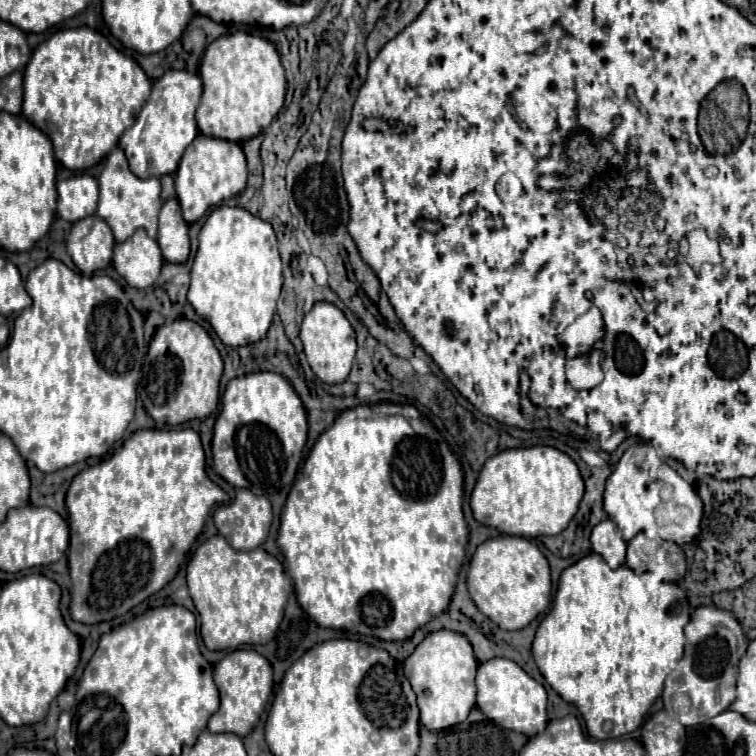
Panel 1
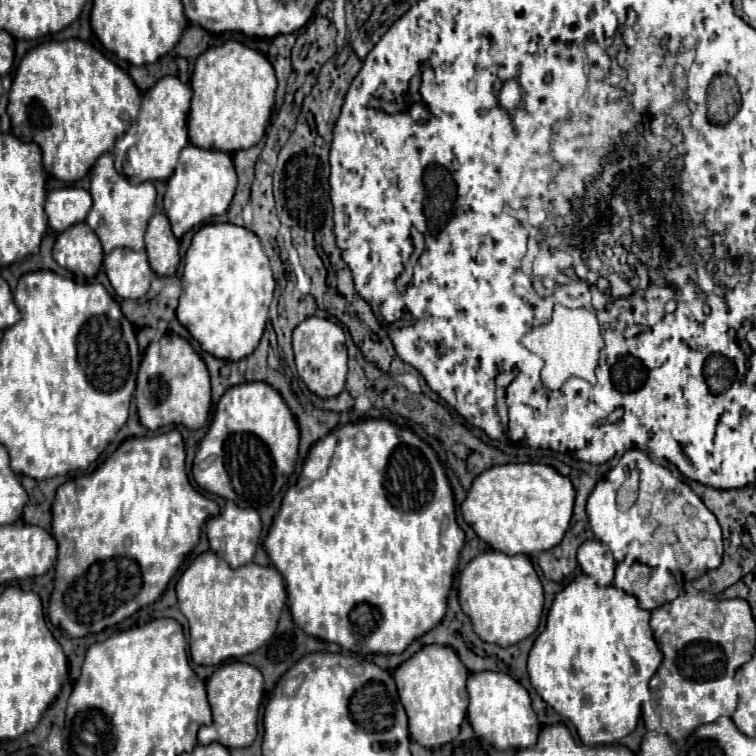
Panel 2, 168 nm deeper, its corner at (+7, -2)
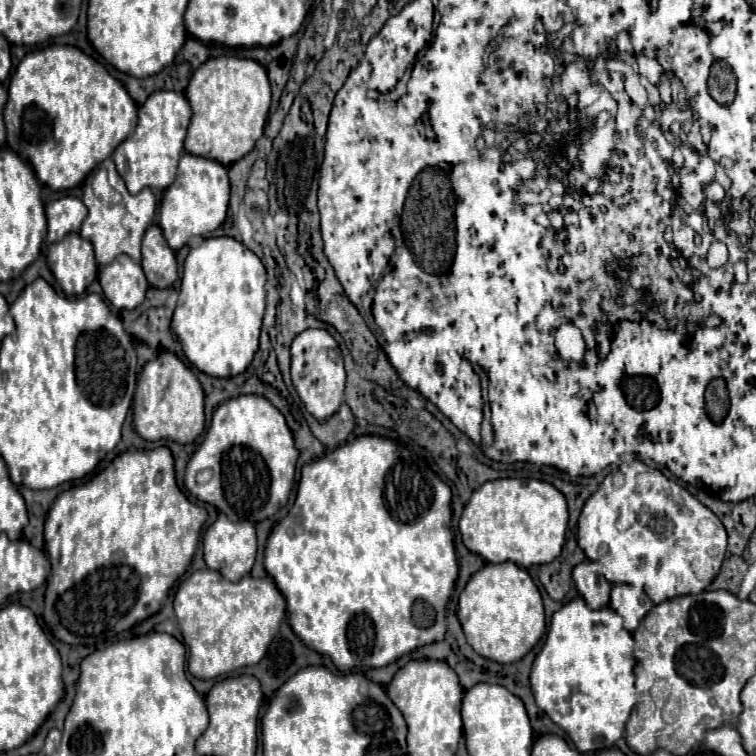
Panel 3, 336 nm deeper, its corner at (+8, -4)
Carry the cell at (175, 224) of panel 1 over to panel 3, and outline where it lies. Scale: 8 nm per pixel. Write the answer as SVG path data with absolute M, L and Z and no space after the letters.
M151 226L143 236L141 266L153 288L169 288L177 280L175 252L167 246L159 226Z

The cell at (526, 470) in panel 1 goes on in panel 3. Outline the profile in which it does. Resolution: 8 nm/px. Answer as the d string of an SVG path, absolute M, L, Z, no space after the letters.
M493 480L479 486L467 502L459 520L463 544L489 564L513 562L531 568L553 562L563 548L567 530L565 496L547 482L539 480Z

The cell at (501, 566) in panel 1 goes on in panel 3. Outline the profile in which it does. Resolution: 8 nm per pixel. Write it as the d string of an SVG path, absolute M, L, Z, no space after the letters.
M487 564L471 576L459 596L457 618L469 646L483 658L513 664L519 662L545 632L545 612L537 586L527 570L515 564Z

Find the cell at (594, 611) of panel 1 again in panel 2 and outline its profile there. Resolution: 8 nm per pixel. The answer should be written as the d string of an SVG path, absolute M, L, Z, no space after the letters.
M578 574L554 596L546 628L536 638L528 656L528 674L534 690L558 714L570 718L584 744L612 744L628 736L640 718L642 702L650 696L650 678L662 664L662 652L650 628L650 610L638 606L636 596L610 586L600 586L594 576Z

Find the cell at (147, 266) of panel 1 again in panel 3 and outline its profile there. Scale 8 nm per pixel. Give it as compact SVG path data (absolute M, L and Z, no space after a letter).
M125 254L99 270L99 284L105 298L117 310L137 308L145 300L145 292L149 288L143 268Z

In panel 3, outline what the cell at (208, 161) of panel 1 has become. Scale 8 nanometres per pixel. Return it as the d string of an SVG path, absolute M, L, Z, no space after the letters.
M183 154L179 160L177 180L165 190L159 208L159 226L167 244L179 250L191 236L203 236L217 230L227 214L229 204L229 176L227 168L215 160L193 154Z

